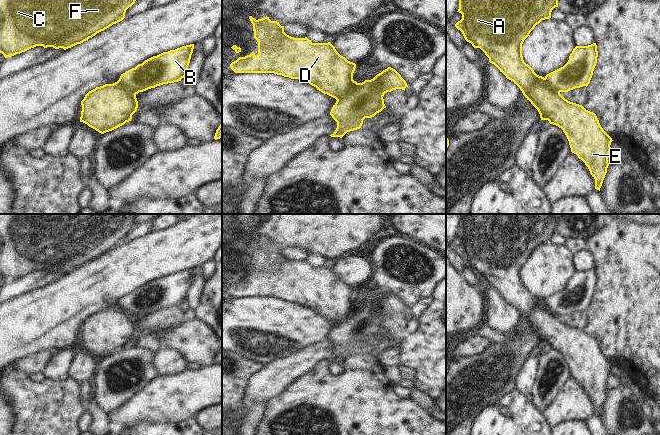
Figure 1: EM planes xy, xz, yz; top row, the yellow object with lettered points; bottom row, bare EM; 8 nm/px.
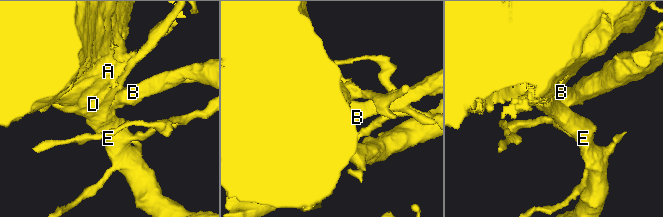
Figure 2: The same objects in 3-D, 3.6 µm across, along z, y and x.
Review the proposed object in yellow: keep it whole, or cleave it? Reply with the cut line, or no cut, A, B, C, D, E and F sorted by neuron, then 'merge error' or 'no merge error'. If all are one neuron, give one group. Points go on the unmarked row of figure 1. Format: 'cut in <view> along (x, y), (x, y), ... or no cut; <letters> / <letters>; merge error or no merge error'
cut in xz along (357, 307), (349, 317), (337, 324); A C D E F / B; merge error

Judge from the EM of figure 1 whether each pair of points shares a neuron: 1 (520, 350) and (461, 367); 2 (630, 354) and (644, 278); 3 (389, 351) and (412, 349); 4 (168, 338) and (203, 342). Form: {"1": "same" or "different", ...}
{"1": "same", "2": "same", "3": "different", "4": "same"}

